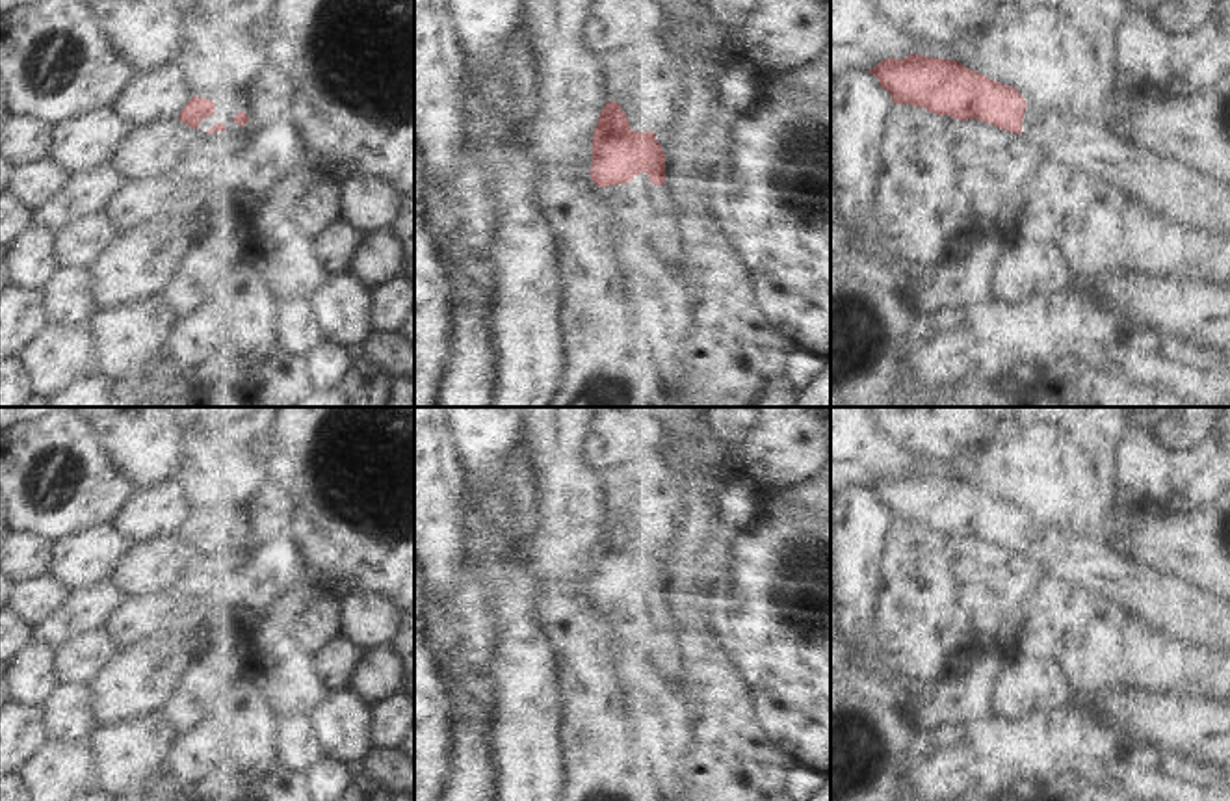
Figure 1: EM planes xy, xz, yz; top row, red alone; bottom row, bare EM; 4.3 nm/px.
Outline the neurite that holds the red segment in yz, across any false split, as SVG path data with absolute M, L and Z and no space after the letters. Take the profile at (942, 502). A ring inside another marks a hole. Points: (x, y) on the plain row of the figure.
M909 470L868 485L894 520L910 520L953 535L977 535L1044 559L1070 539L1053 526L1027 522L1016 504L994 498L953 476Z

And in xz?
M606 519L593 550L591 578L591 597L600 604L608 624L615 630L615 641L622 641L628 649L634 649L639 654L652 652L665 684L674 693L684 695L684 656L680 649L678 623L667 610L656 610L654 606L641 610L632 600L634 593L639 589L647 589L654 602L665 598L665 571L654 548L634 548L621 520Z

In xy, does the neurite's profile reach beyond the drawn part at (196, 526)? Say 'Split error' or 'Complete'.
Split error

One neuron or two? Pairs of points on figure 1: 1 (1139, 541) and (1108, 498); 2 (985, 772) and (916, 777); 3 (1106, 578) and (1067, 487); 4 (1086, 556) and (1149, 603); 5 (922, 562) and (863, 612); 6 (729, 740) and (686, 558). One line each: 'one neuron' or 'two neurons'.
1: two neurons
2: one neuron
3: two neurons
4: one neuron
5: two neurons
6: one neuron

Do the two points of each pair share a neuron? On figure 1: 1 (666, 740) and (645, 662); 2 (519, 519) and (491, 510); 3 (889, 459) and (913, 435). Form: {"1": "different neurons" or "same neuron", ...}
{"1": "same neuron", "2": "different neurons", "3": "different neurons"}

